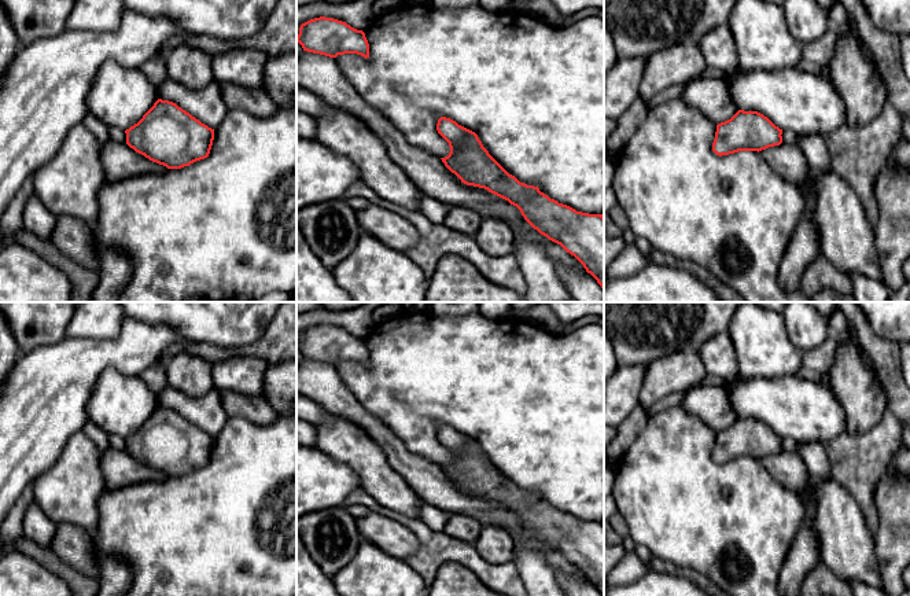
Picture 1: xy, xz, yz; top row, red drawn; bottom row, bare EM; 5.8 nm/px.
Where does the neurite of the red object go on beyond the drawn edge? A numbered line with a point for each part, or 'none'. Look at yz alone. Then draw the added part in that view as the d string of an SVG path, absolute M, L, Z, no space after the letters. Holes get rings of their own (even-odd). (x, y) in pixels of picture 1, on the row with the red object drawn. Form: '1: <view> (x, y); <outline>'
none

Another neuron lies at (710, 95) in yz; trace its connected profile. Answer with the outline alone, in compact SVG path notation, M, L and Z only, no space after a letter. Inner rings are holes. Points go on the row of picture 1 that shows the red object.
M725 76L697 78L685 87L682 99L715 124L730 119L737 111Z

